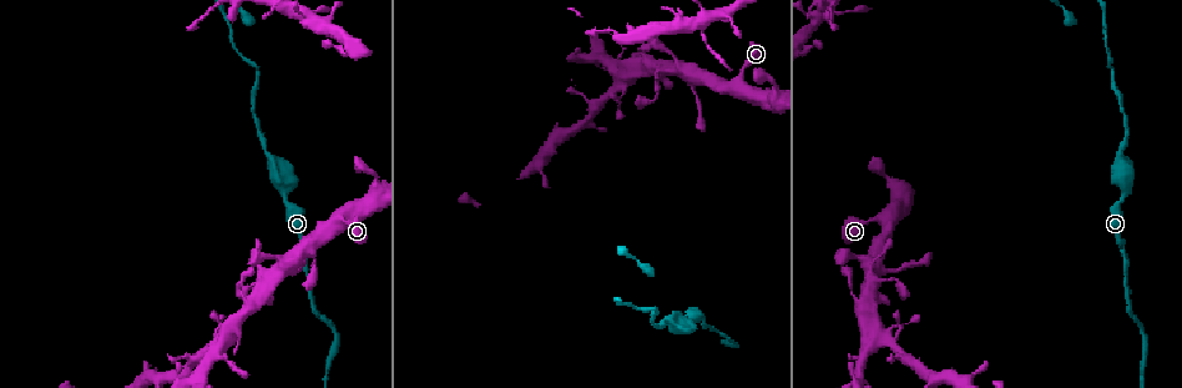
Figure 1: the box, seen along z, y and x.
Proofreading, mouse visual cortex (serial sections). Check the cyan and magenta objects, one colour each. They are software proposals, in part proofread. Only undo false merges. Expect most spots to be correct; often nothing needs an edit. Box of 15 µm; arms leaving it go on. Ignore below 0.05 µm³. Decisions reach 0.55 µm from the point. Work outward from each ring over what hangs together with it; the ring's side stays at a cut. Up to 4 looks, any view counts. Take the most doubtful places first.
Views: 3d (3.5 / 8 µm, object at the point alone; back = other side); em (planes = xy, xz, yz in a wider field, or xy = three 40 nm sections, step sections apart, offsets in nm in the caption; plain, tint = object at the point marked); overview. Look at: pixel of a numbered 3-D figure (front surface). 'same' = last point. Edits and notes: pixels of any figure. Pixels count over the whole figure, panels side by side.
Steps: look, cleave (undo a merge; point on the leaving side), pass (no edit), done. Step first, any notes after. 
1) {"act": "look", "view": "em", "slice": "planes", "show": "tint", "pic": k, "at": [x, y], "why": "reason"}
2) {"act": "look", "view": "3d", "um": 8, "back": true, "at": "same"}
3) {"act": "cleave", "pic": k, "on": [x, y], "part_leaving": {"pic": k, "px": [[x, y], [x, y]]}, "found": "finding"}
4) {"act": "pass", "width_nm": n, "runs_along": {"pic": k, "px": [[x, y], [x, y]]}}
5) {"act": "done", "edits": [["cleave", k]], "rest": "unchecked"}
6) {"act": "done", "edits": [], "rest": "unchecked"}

{"act": "look", "view": "3d", "um": 3.5, "pic": 1, "at": [884, 337], "why": "sudden change in width"}

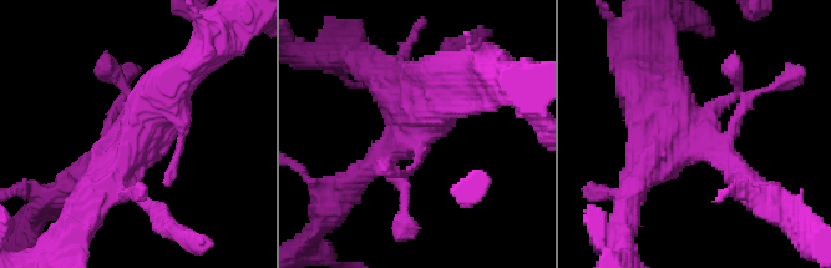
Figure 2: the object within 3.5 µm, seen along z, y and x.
{"act": "look", "view": "em", "slice": "xy", "step": 2, "show": "tint", "pic": 2, "at": [698, 134], "why": "shape alone is not enough"}

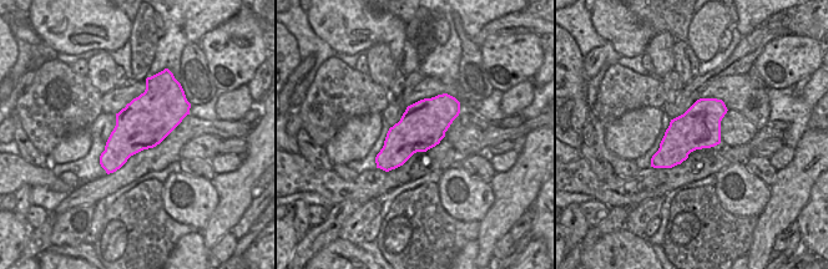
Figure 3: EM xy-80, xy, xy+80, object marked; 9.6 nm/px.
{"act": "pass", "found": "one cell here"}

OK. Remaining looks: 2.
{"act": "look", "view": "3d", "um": 3.5, "pic": 1, "at": [1125, 189], "why": "branch point"}

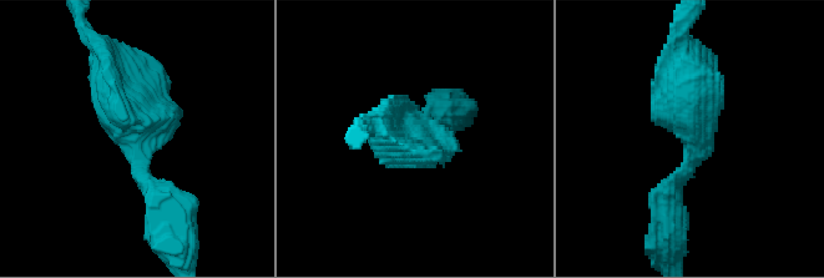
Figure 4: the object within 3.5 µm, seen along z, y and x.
{"act": "look", "view": "em", "slice": "xy", "step": 5, "show": "tint", "pic": 4, "at": [695, 133]}

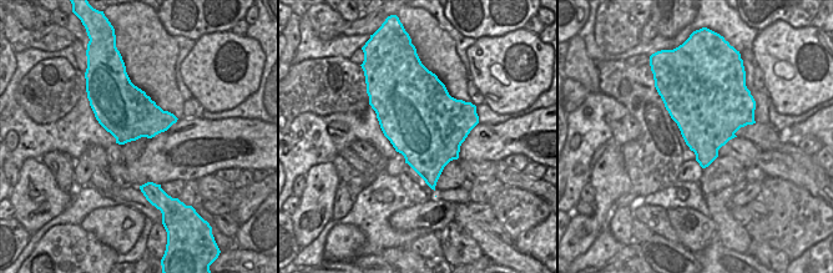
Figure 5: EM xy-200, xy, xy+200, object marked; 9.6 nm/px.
{"act": "pass", "found": "continuous, no second cell"}

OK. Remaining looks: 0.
{"act": "done", "edits": [], "rest": "unchecked"}

